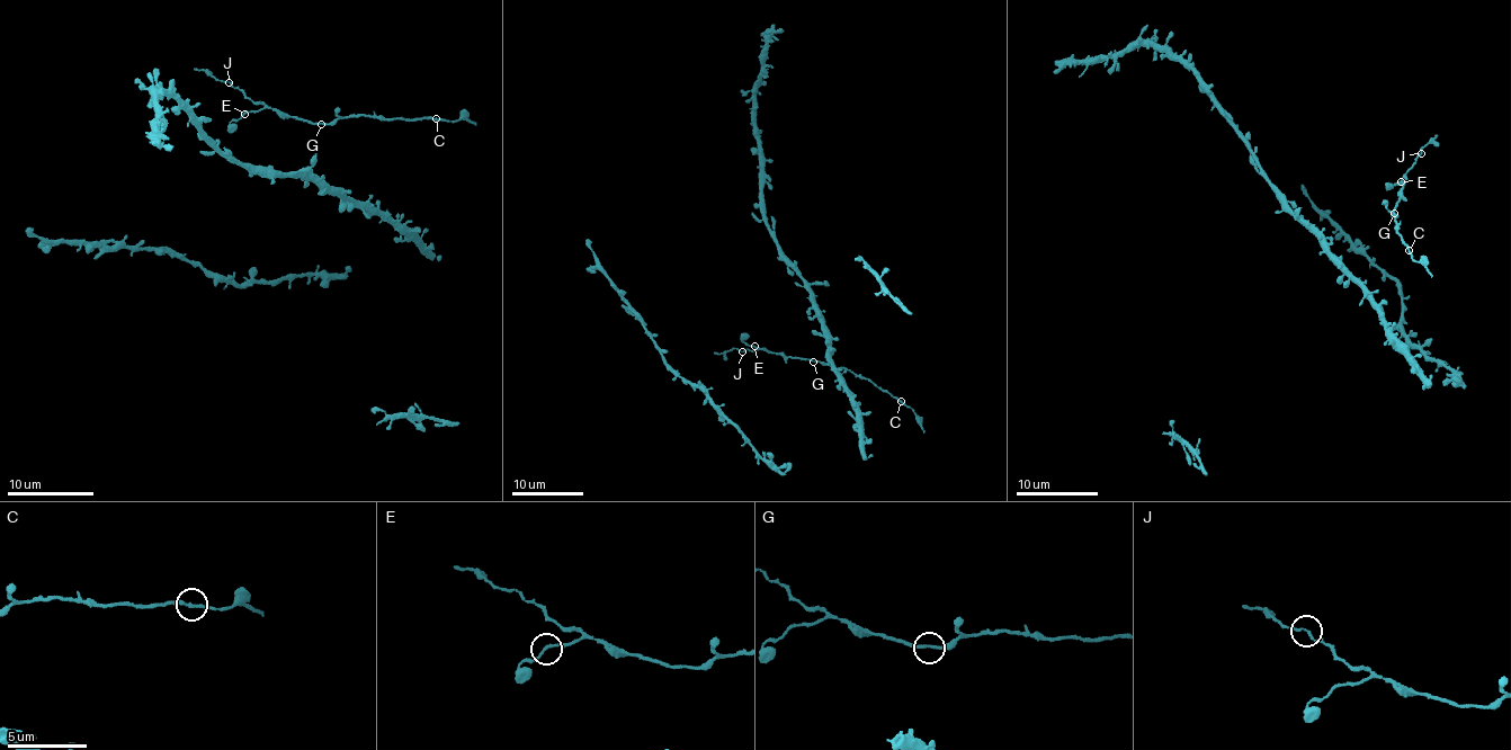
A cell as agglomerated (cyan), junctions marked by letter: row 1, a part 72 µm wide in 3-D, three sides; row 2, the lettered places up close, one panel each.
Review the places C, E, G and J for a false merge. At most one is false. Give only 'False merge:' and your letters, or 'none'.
False merge: none

